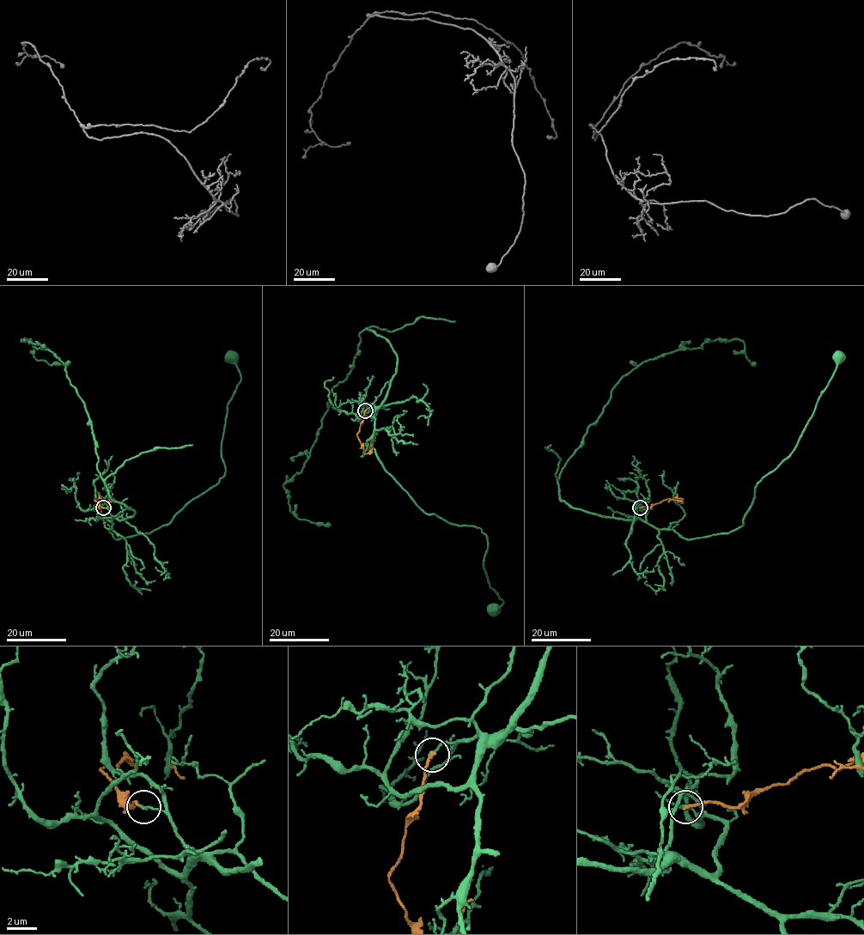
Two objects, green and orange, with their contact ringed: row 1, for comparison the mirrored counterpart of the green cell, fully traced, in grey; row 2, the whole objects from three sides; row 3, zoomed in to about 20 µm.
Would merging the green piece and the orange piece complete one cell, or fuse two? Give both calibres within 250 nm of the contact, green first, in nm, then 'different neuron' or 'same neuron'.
130/200 nm | different neuron

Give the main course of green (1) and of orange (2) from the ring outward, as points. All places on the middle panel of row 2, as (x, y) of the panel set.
1: (365, 410), (374, 408), (378, 459), (411, 499), (425, 513), (486, 536), (487, 579), (503, 602), (494, 609)
2: (365, 410), (357, 434), (365, 453), (370, 452), (374, 439)

